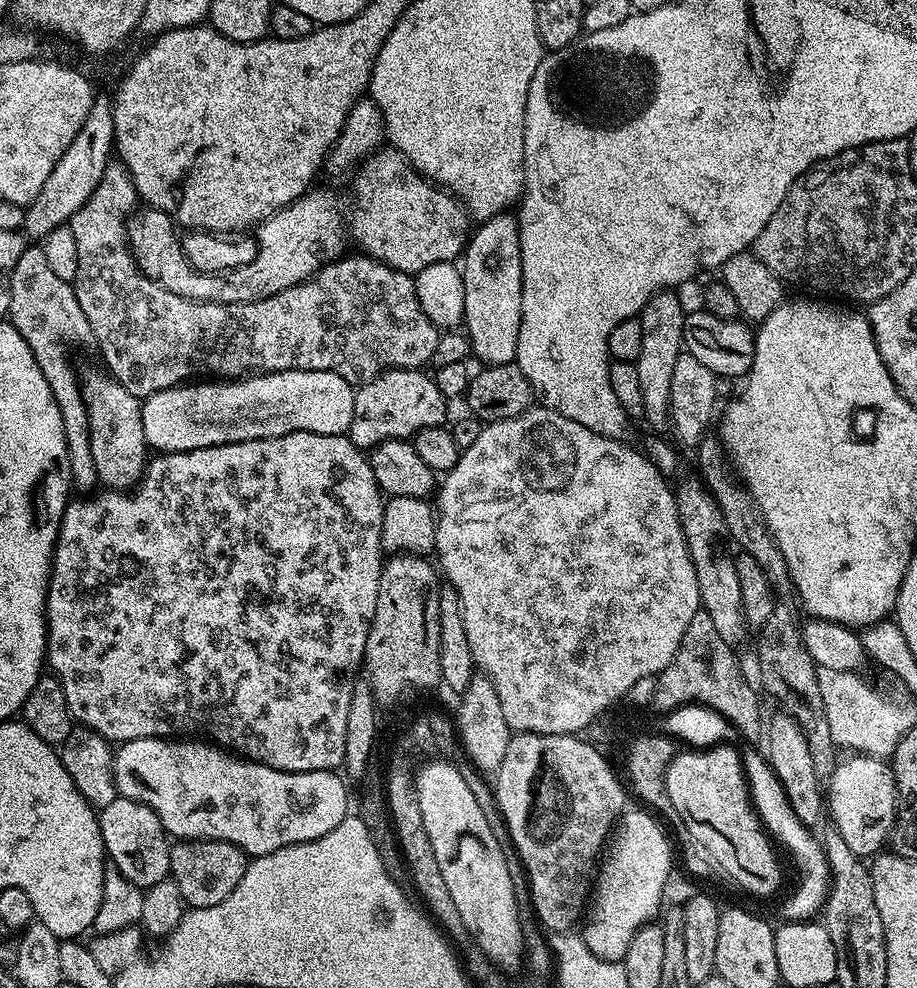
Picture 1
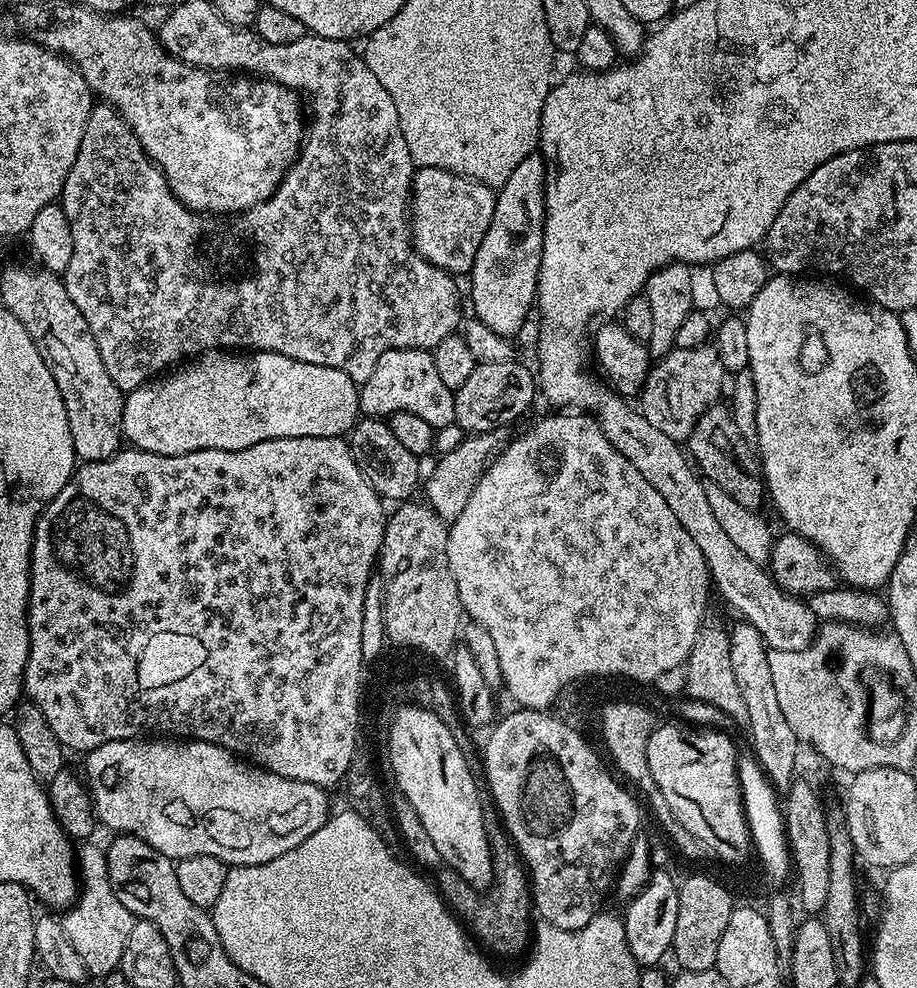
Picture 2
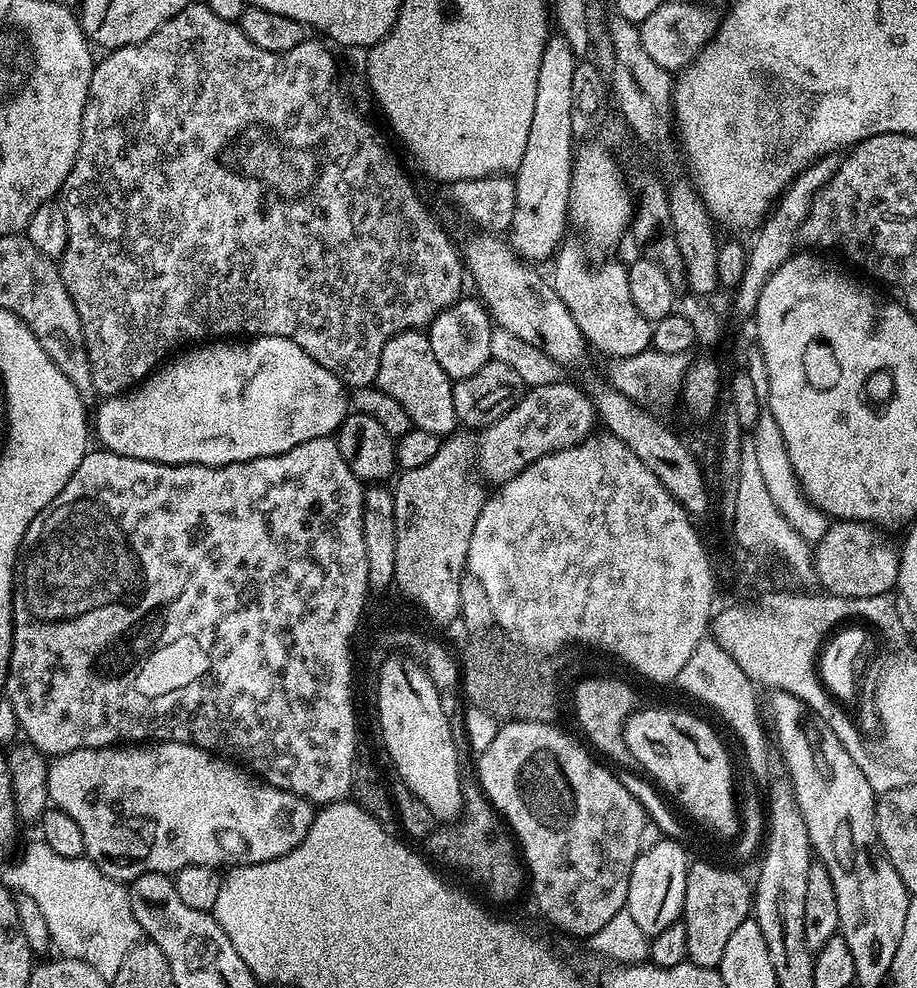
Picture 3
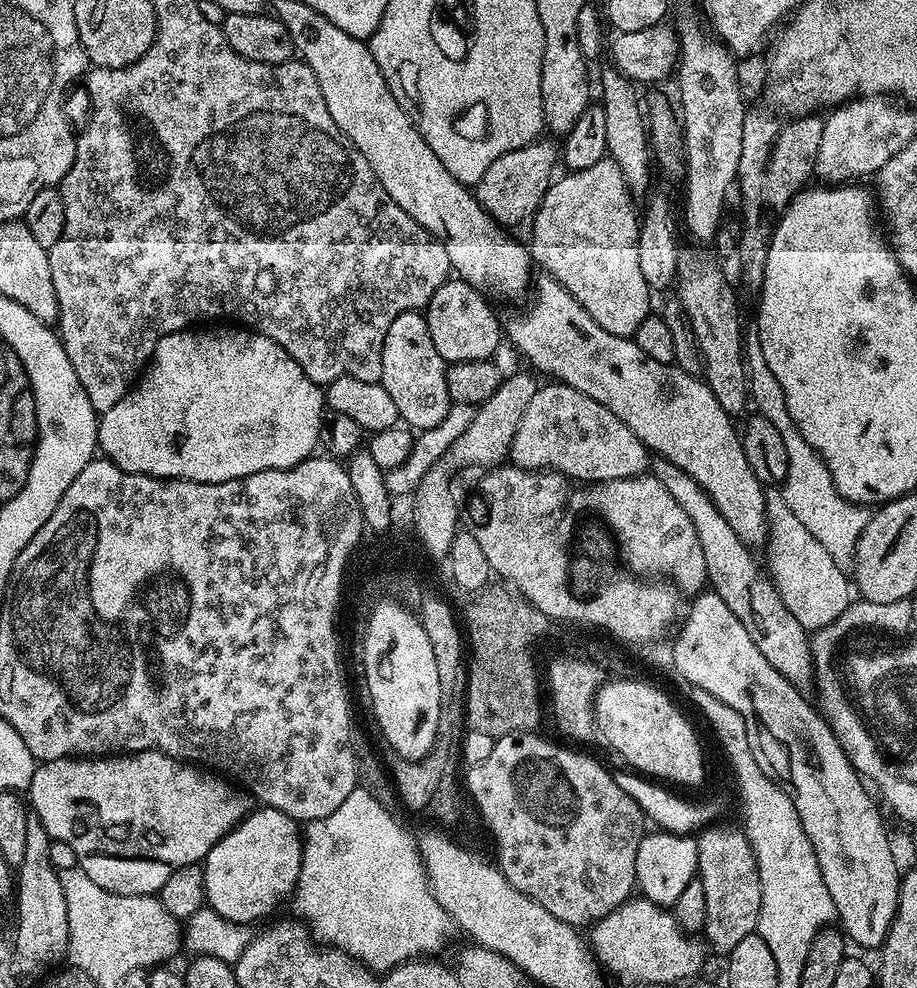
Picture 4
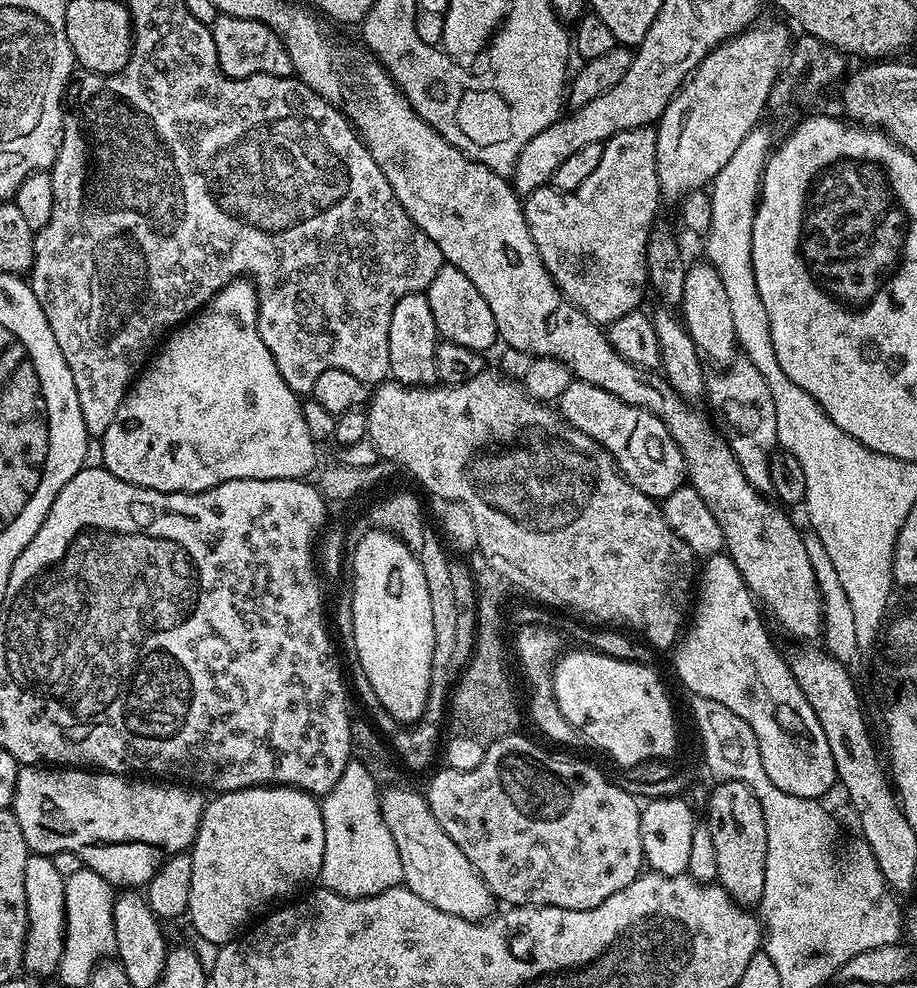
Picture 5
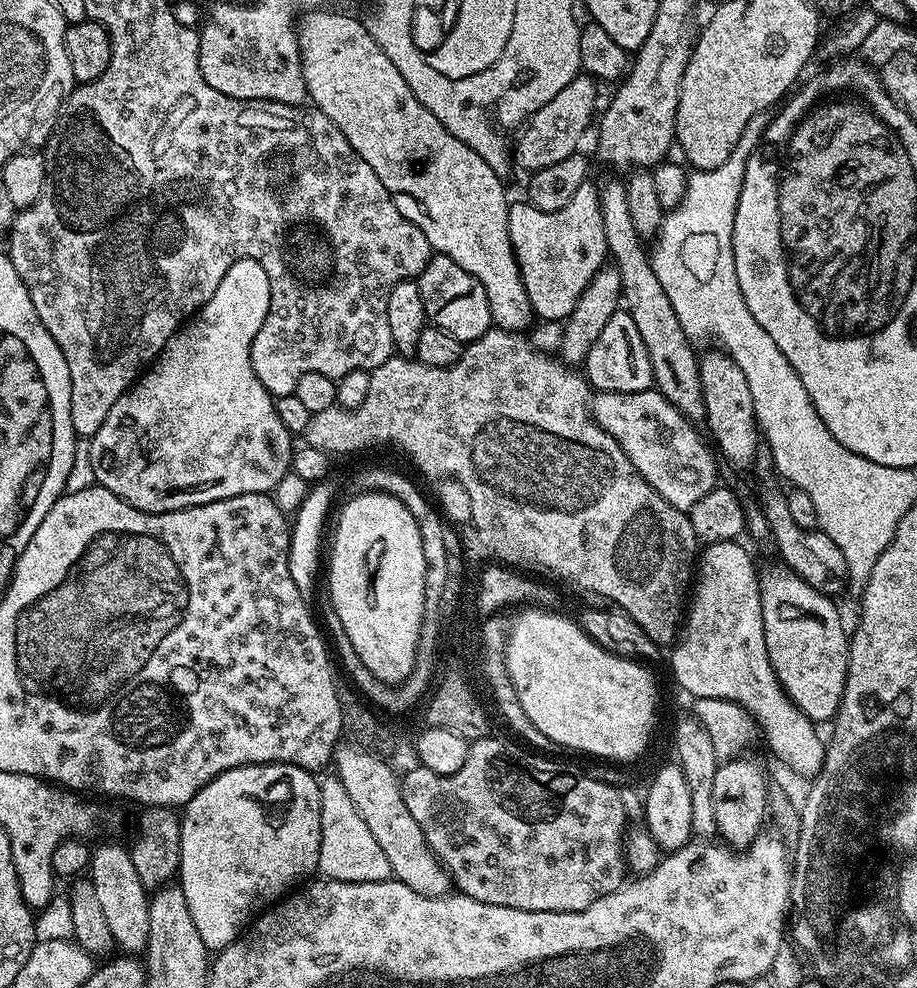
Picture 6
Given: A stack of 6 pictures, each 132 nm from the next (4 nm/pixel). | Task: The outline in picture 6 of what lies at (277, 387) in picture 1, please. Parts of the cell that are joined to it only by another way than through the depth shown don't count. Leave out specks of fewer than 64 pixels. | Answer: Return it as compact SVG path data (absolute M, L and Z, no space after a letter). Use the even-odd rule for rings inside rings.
M247 256L230 270L226 270L226 278L218 282L218 290L200 308L195 316L191 317L175 334L166 342L159 356L148 365L146 371L139 377L137 383L110 406L110 414L106 414L106 422L102 422L102 430L90 437L92 444L88 448L88 460L92 463L92 472L96 475L95 483L101 488L118 494L130 506L143 512L173 512L190 506L198 506L206 502L218 502L222 498L234 498L238 494L254 494L255 492L271 493L282 482L282 478L292 467L292 454L294 451L294 437L291 432L282 426L282 418L278 418L274 398L258 382L254 374L254 366L250 362L250 350L262 322L266 322L266 314L270 310L270 278L268 271L254 258Z

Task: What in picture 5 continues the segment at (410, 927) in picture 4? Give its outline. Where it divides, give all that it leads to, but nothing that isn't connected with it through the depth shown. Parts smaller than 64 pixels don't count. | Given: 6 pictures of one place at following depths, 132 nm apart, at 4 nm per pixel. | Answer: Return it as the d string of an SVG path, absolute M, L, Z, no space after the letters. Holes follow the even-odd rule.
M351 759L342 778L322 798L322 822L326 830L326 854L322 858L322 870L319 879L329 892L337 892L339 896L373 896L397 887L403 881L402 858L398 858L398 846L394 846L394 838L382 818L380 809L381 789L370 776L361 761Z

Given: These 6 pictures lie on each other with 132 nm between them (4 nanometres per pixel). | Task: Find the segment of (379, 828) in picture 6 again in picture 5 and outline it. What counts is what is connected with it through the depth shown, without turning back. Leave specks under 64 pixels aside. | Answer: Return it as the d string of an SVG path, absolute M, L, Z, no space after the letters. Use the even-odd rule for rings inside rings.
M385 787L380 794L380 809L394 838L394 846L398 846L398 858L402 858L403 883L411 892L418 894L418 898L430 902L430 906L438 906L438 910L446 910L446 914L454 914L467 920L487 920L494 912L494 897L486 882L476 873L470 858L466 858L466 854L462 854L462 850L454 846L454 838L450 838L450 834L446 834L446 830L438 826L427 799L421 793L419 796L418 793L402 787Z

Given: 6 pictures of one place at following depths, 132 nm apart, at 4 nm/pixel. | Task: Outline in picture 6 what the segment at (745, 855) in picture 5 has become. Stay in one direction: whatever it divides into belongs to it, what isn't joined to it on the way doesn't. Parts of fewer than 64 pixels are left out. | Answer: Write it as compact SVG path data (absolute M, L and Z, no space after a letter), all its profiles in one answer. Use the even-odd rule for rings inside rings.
M737 758L734 760L725 760L721 763L718 774L714 774L714 818L716 819L716 830L719 839L723 841L727 847L733 850L743 850L748 848L754 842L754 838L759 836L762 829L765 827L764 815L767 817L770 812L770 795L768 796L768 780L764 777L764 768L756 760L744 760L748 758Z

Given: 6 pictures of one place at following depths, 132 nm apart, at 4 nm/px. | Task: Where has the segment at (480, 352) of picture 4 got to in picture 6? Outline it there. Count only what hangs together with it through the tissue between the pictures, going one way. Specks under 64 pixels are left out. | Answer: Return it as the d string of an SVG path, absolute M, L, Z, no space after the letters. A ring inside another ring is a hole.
M433 254L418 277L418 283L424 315L431 327L446 330L450 338L458 338L465 346L482 338L482 334L493 327L490 302L486 298L486 290L482 290L482 282L478 282L474 274L466 274L466 270L462 270L454 258Z

